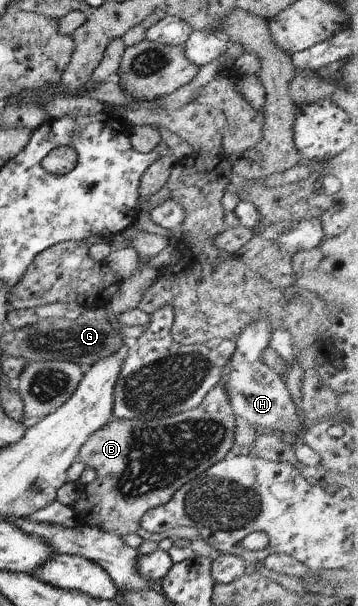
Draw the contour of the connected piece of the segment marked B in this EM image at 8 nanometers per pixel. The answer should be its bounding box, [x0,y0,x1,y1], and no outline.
[72,383,235,540]

